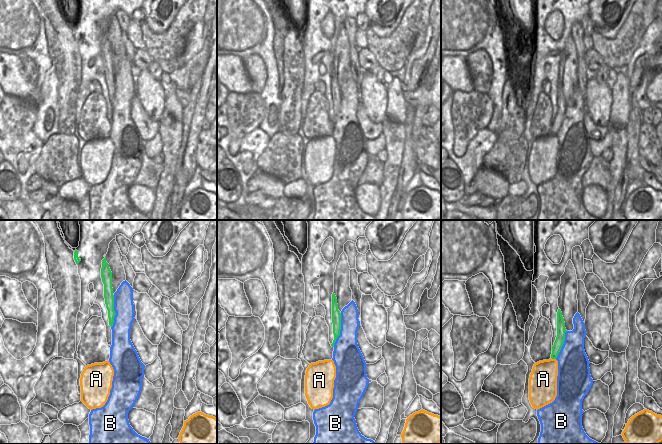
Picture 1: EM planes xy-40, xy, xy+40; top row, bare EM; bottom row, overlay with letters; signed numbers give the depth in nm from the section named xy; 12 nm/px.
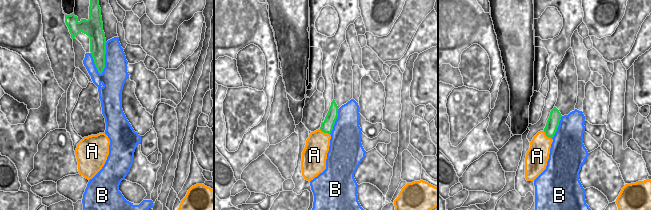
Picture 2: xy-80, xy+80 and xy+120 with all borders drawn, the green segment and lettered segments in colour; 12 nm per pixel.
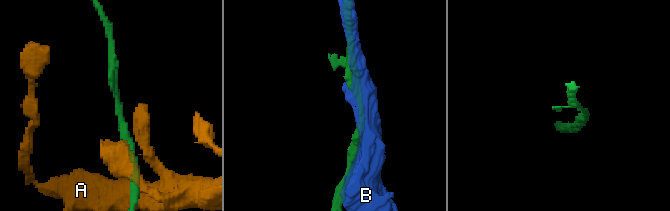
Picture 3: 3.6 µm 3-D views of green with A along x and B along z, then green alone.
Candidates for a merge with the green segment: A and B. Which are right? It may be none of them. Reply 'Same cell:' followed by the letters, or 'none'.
Same cell: none

